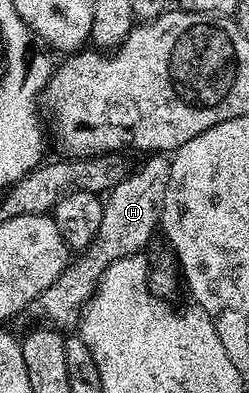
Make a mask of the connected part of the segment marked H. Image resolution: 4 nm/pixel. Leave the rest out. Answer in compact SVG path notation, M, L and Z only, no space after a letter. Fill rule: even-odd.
M154 152L142 167L131 172L120 184L110 189L105 195L102 215L100 216L100 232L92 240L86 250L77 255L78 258L69 263L62 275L32 303L32 311L38 318L46 317L51 327L63 332L79 325L82 312L90 303L96 292L108 264L116 264L124 256L132 256L145 251L154 230L159 229L164 208L164 192L168 192L168 176L170 175L170 158L165 153Z

